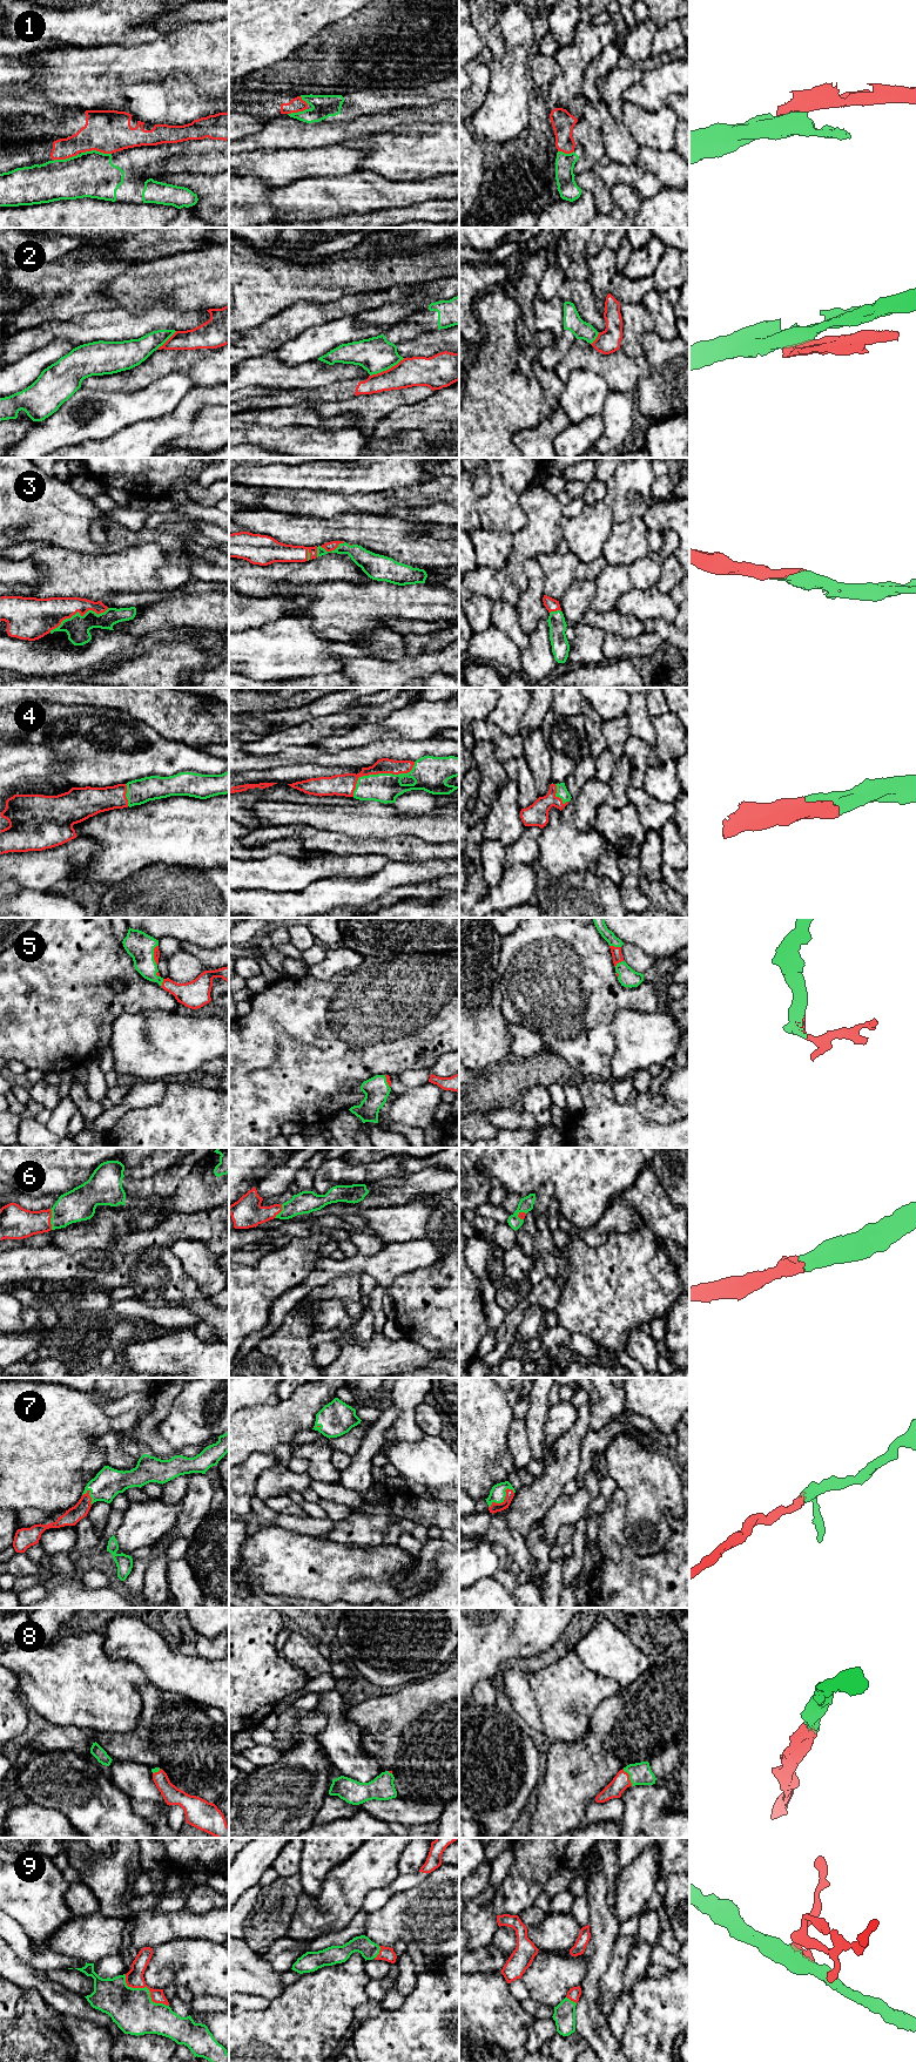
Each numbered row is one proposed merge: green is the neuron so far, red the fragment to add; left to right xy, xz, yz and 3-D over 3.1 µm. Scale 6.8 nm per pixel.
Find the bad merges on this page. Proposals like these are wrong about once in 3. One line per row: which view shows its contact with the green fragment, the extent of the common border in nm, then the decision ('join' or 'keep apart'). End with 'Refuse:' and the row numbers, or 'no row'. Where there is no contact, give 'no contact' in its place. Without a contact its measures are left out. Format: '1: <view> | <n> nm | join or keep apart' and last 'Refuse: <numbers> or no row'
1: xy | 200 nm | keep apart
2: xz | 260 nm | keep apart
3: xy | 440 nm | join
4: xz | 500 nm | join
5: xy | 140 nm | join
6: xy | 140 nm | join
7: yz | 200 nm | join
8: yz | 140 nm | join
9: xy | 380 nm | join
Refuse: 1, 2

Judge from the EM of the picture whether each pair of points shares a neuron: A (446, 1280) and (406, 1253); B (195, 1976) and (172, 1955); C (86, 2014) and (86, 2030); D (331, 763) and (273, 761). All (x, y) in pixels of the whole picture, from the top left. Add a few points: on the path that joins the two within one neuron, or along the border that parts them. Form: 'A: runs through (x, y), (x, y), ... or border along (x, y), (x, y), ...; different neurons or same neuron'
A: border along (432, 1239), (440, 1258), (399, 1277); different neurons
B: runs through (194, 1969), (186, 1961), (179, 1961); same neuron
C: border along (60, 2013), (92, 2021), (106, 2028); different neurons
D: runs through (317, 757), (287, 757); same neuron

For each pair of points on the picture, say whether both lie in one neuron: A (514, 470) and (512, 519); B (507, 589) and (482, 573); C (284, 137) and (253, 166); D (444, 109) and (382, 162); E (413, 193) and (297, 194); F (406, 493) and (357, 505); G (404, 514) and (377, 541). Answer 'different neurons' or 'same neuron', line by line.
A: same neuron
B: same neuron
C: different neurons
D: different neurons
E: same neuron
F: same neuron
G: different neurons

